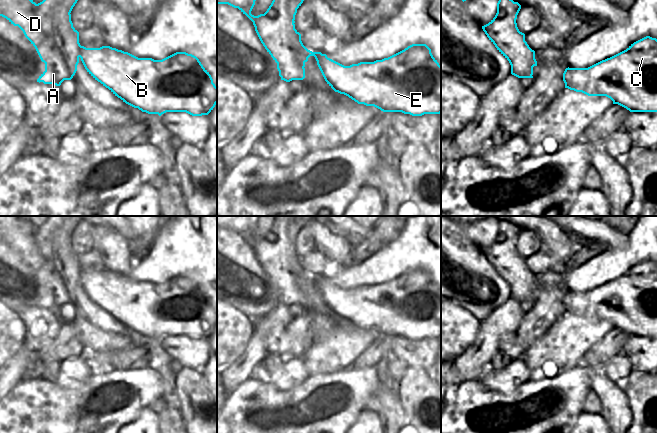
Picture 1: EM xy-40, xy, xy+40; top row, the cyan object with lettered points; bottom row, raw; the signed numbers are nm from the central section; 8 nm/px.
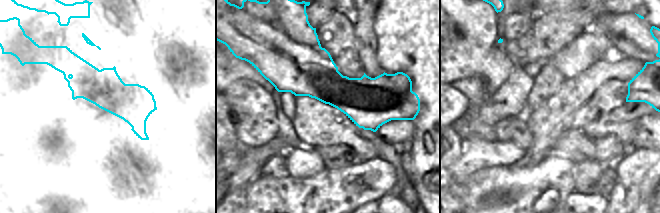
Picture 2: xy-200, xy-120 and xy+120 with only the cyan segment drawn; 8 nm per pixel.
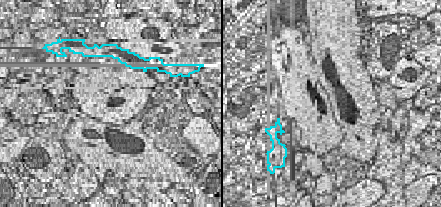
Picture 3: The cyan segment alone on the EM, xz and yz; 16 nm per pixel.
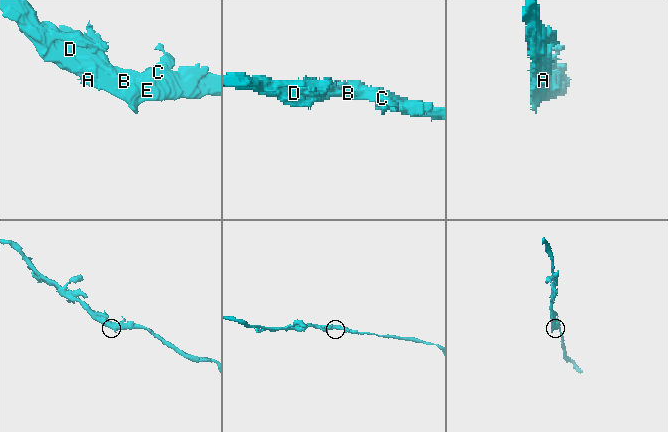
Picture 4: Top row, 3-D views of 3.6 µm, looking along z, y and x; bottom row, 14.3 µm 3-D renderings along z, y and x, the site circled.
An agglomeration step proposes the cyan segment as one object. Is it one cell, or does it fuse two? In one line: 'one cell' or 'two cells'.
one cell

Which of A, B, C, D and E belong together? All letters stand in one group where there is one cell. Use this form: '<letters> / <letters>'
A B C D E

